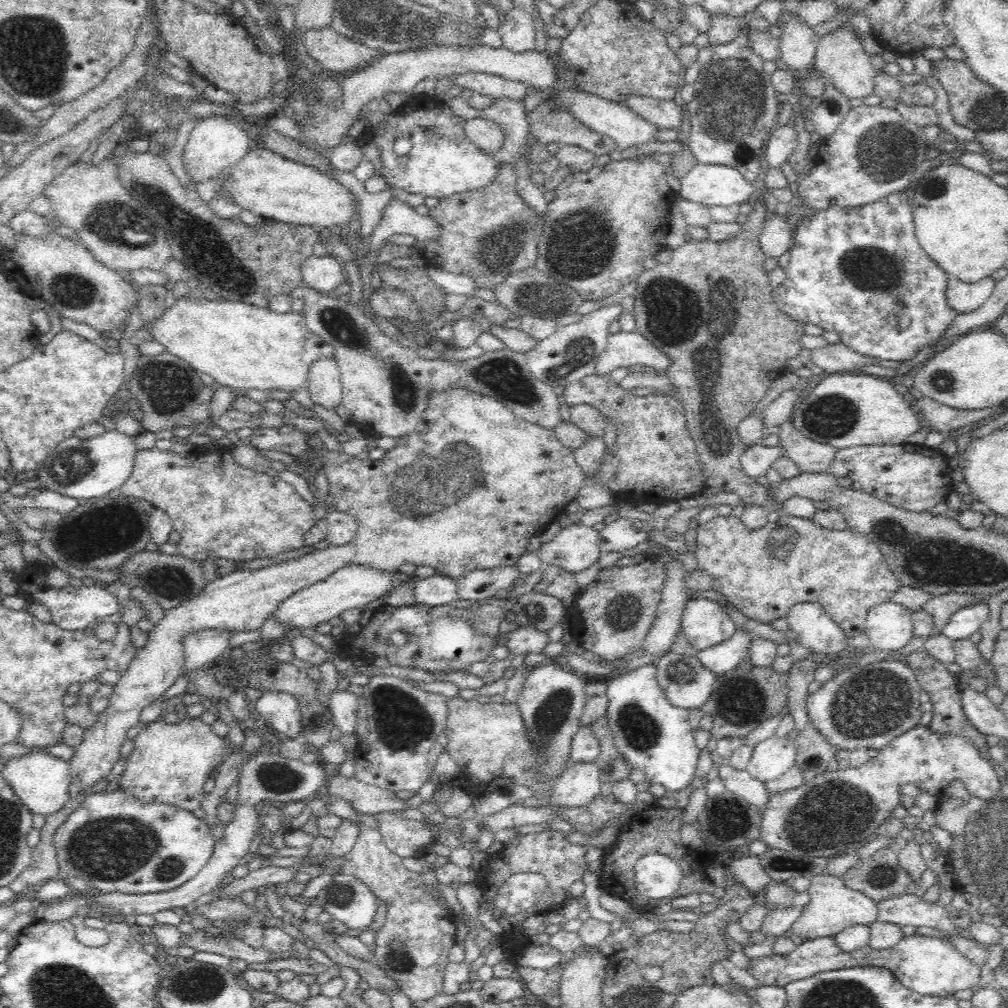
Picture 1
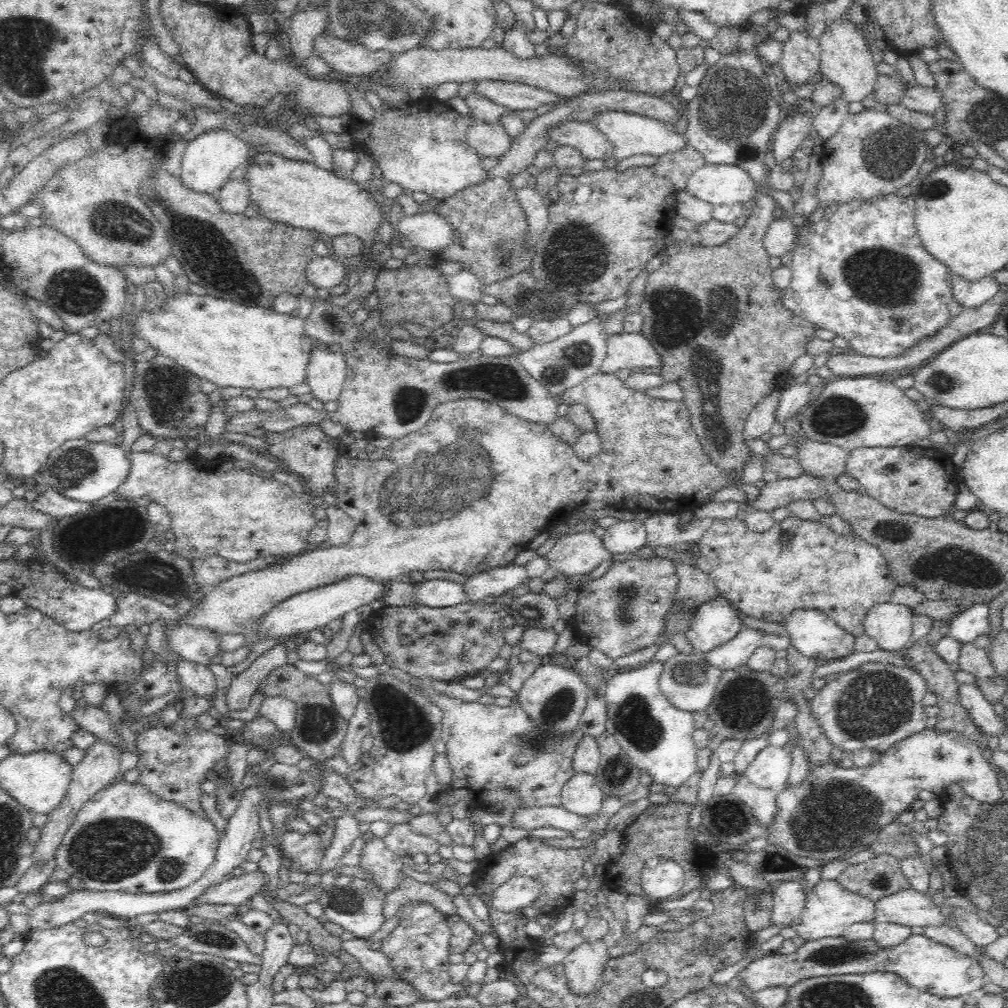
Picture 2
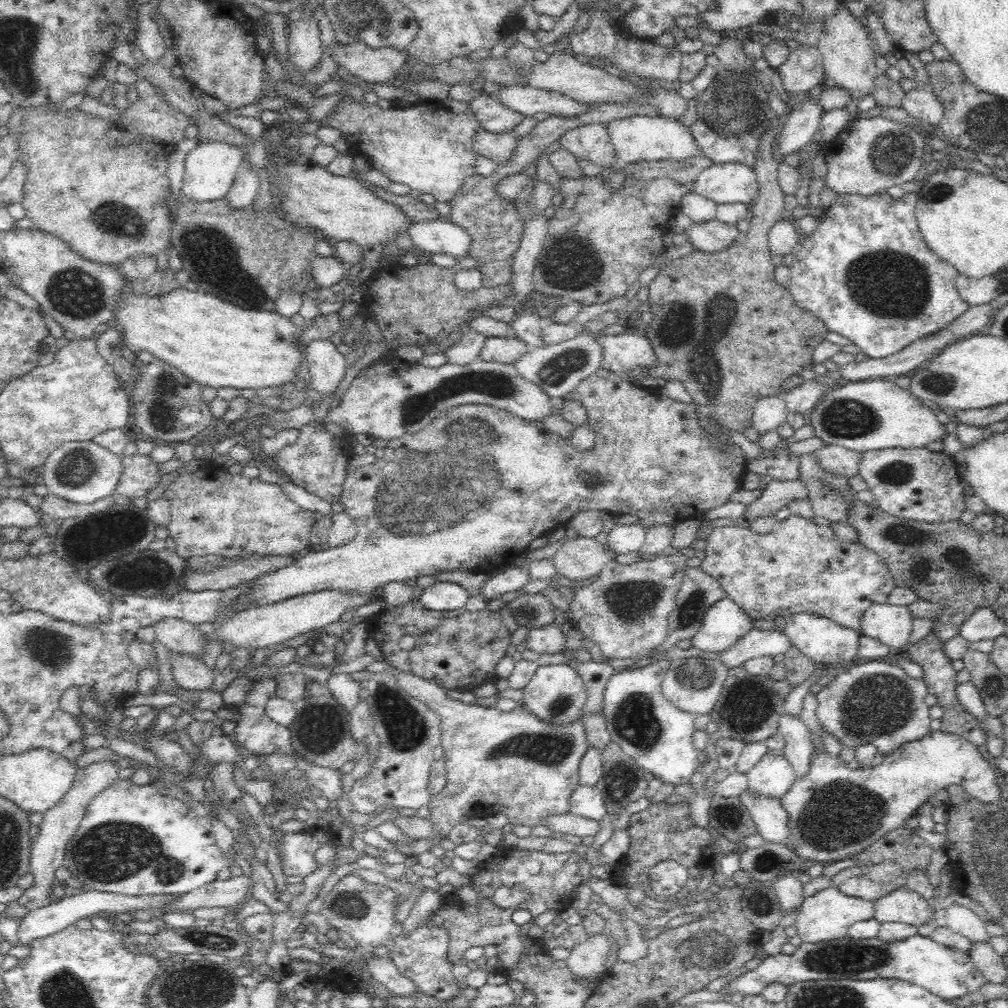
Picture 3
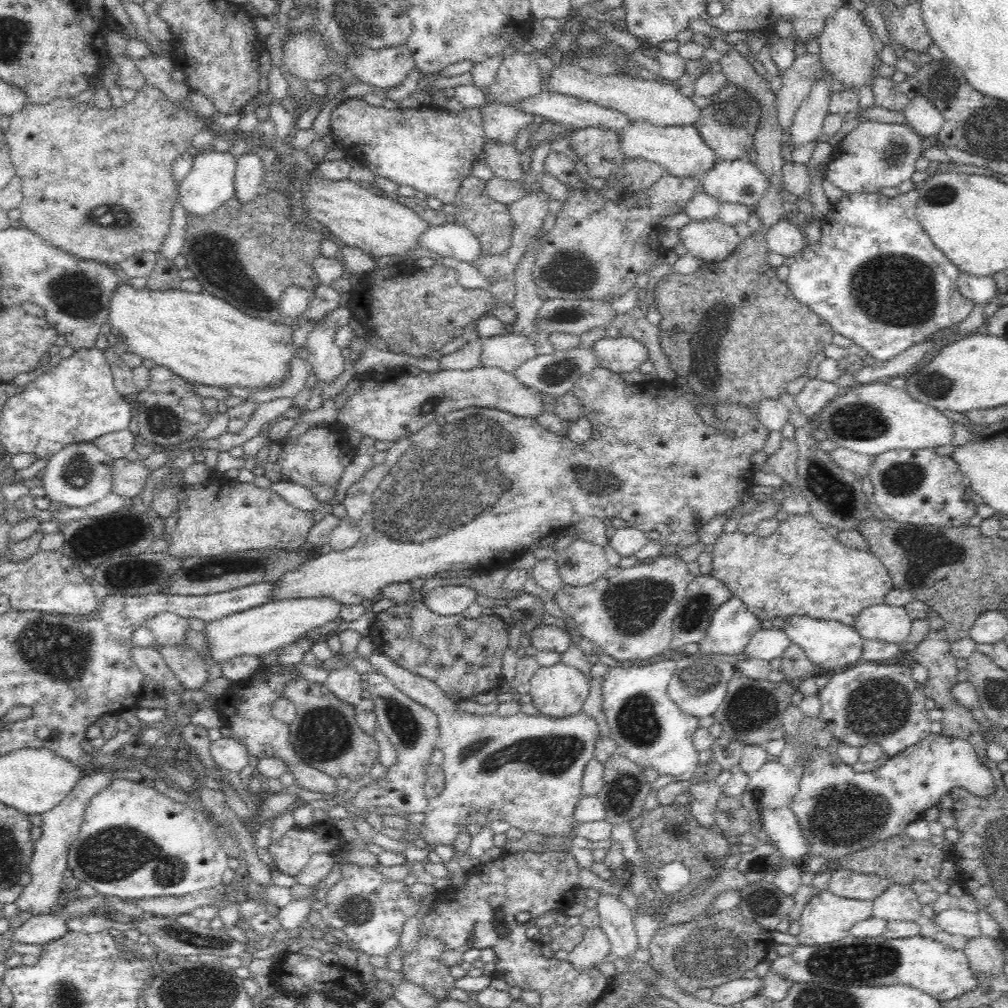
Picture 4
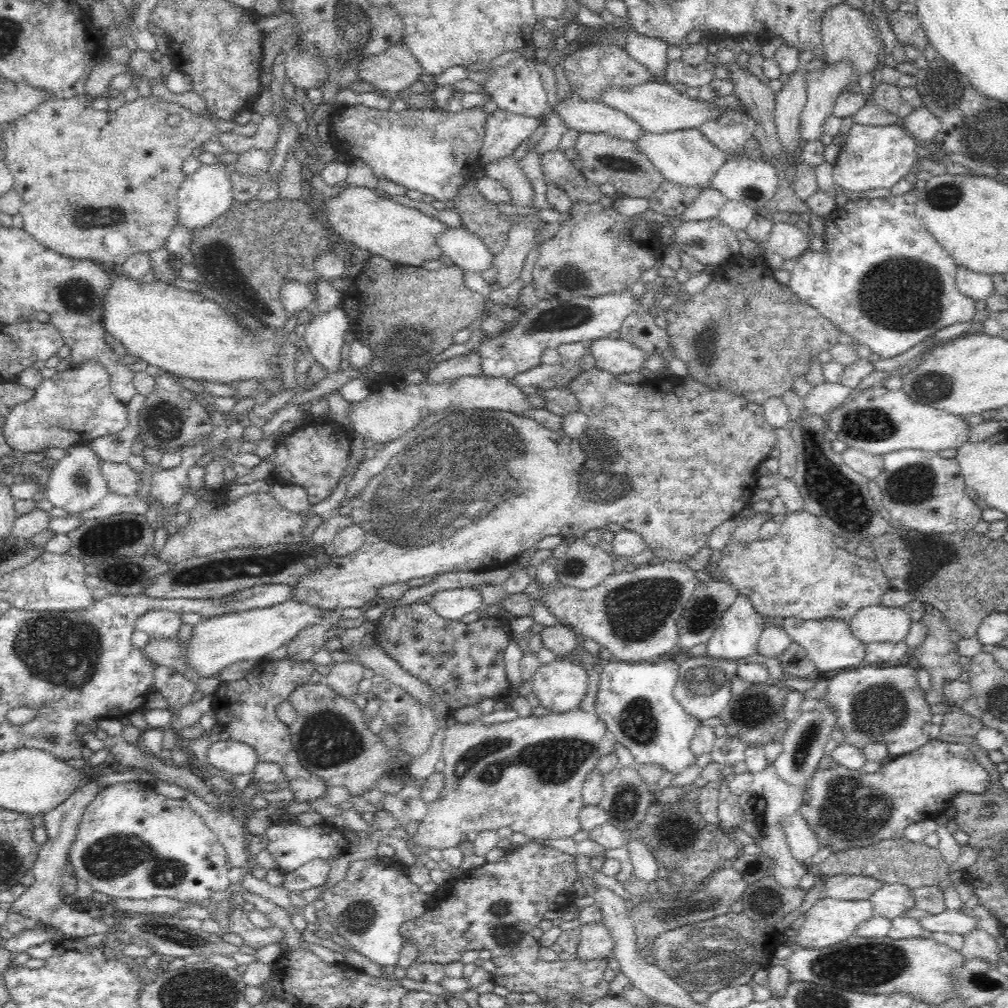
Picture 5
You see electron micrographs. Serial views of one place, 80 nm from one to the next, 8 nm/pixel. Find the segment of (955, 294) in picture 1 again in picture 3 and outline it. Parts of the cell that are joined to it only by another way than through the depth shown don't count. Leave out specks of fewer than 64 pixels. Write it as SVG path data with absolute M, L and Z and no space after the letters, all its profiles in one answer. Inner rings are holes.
M959 274L956 279L956 288L970 306L988 304L1002 294L1000 280L994 275L970 278L965 274Z

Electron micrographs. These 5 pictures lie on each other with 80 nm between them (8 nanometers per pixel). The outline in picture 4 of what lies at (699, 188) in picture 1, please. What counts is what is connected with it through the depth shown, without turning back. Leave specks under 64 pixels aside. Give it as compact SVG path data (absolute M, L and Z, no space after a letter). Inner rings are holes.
M745 158L719 160L715 167L708 174L705 174L701 184L704 185L704 192L716 197L720 203L744 204L752 210L758 207L772 186L768 174L764 174L764 171L756 166L756 163Z

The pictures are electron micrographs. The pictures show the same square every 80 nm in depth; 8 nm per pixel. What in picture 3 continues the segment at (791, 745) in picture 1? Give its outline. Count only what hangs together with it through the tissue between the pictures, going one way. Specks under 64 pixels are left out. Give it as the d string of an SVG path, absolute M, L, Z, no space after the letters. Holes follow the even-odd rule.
M768 752L747 776L748 793L759 798L782 802L795 785L797 776L782 753Z

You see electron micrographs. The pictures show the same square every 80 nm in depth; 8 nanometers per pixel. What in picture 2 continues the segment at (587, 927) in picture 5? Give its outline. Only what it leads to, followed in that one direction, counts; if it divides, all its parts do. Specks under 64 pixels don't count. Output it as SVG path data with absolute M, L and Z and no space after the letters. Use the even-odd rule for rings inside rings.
M603 939L584 941L564 958L562 963L568 977L568 986L582 999L594 994L596 986L600 984L600 976L611 960L609 947Z

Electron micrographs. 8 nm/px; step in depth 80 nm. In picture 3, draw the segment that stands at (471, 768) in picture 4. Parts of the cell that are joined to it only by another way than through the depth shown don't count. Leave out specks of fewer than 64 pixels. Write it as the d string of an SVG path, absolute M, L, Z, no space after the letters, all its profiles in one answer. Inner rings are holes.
M397 671L397 674L390 675L396 680L396 683L404 690L409 696L416 698L419 702L422 702L425 706L428 706L440 719L441 729L441 742L440 746L444 749L443 761L444 770L446 771L446 786L436 796L431 796L428 808L430 809L430 815L427 820L432 822L432 827L436 831L436 836L441 838L448 838L450 831L458 824L465 824L469 819L482 818L486 819L490 816L506 816L510 821L510 824L519 827L536 828L539 826L546 826L546 820L550 818L556 818L556 816L566 816L570 814L570 804L572 804L572 796L579 782L579 768L581 760L586 756L586 752L592 748L588 743L588 729L586 729L586 723L584 718L573 720L572 723L554 725L552 723L546 723L546 720L540 720L538 717L533 716L529 711L522 707L517 707L513 712L500 712L495 706L489 708L483 708L481 705L474 703L464 704L458 700L453 700L447 695L447 692L442 689L438 684L433 681L425 680L415 676L414 674Z

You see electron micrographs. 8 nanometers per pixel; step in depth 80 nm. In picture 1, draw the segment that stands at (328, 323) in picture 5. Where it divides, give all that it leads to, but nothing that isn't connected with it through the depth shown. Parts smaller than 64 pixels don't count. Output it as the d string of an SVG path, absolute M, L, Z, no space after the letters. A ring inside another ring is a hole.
M320 356L308 370L305 387L312 402L331 410L340 404L342 397L340 365L334 356Z

